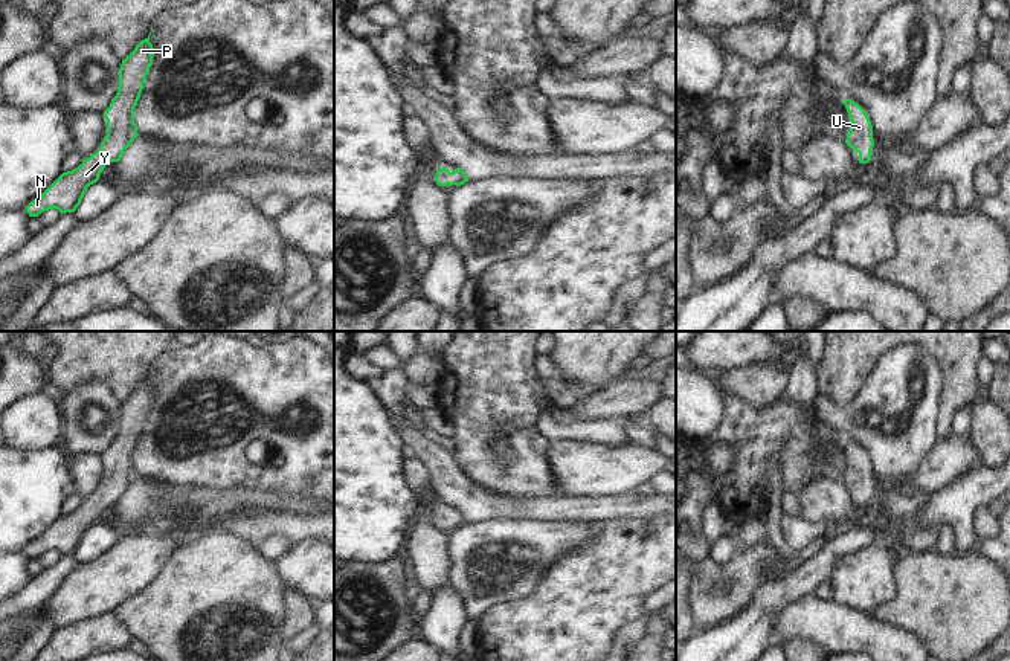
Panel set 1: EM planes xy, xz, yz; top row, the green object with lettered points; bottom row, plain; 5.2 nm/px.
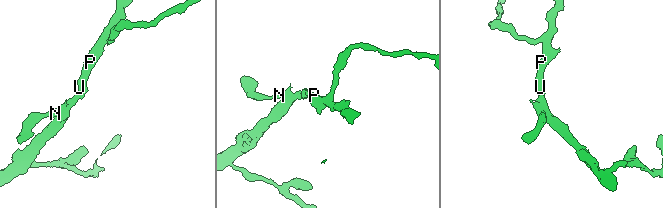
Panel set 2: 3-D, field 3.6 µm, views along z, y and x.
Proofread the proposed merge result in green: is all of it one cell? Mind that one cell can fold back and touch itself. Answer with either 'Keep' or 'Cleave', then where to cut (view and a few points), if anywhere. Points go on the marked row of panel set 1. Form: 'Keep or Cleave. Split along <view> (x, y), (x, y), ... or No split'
Keep. No split

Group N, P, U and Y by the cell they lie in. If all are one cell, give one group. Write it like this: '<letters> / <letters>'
N P U Y

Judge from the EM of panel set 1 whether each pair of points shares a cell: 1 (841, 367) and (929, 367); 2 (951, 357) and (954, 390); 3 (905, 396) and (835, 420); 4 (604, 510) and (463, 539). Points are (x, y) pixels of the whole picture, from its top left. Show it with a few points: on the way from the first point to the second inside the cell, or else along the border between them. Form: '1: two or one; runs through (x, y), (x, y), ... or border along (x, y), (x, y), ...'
1: two; border along (894, 347), (890, 347), (878, 357), (853, 399)
2: one; runs through (949, 365), (951, 382)
3: one; runs through (888, 405), (862, 405), (852, 415)
4: two; border along (519, 521), (585, 521), (588, 524)

